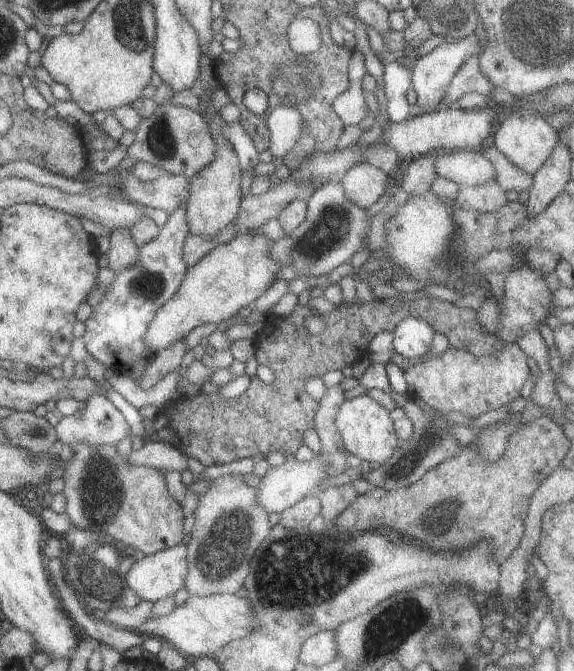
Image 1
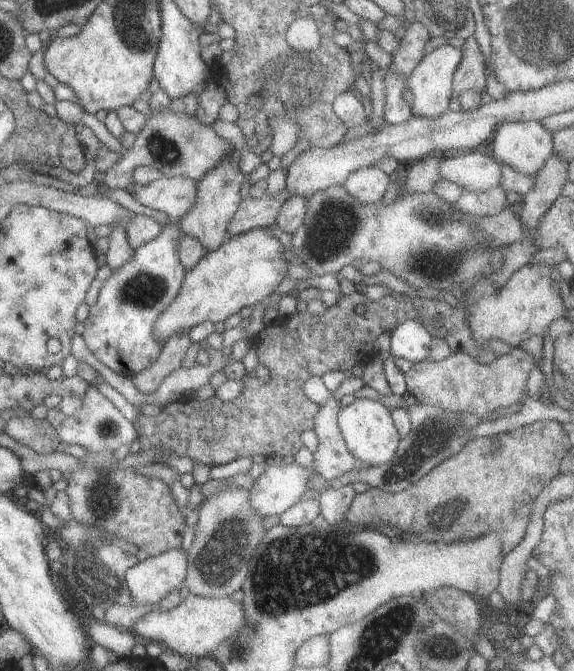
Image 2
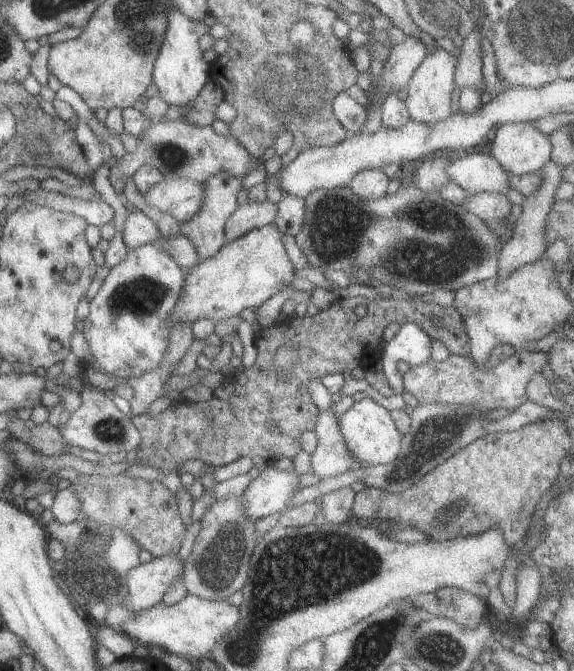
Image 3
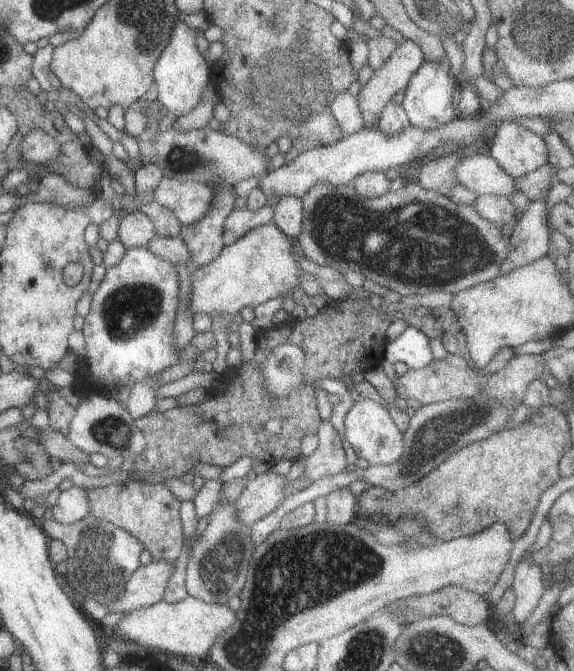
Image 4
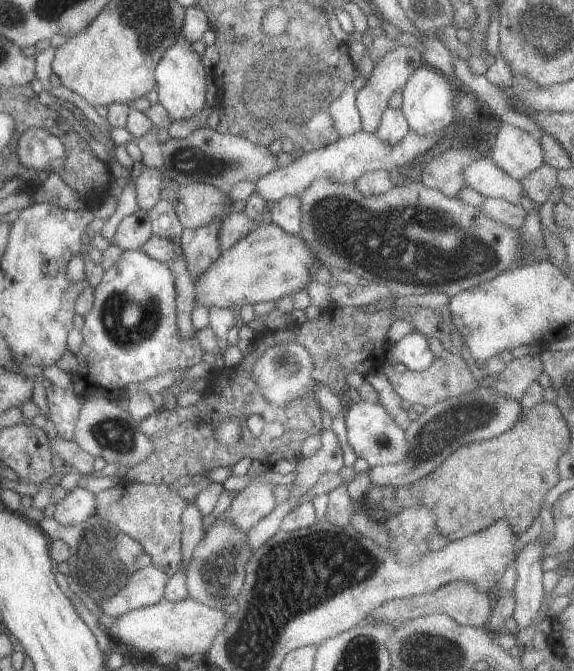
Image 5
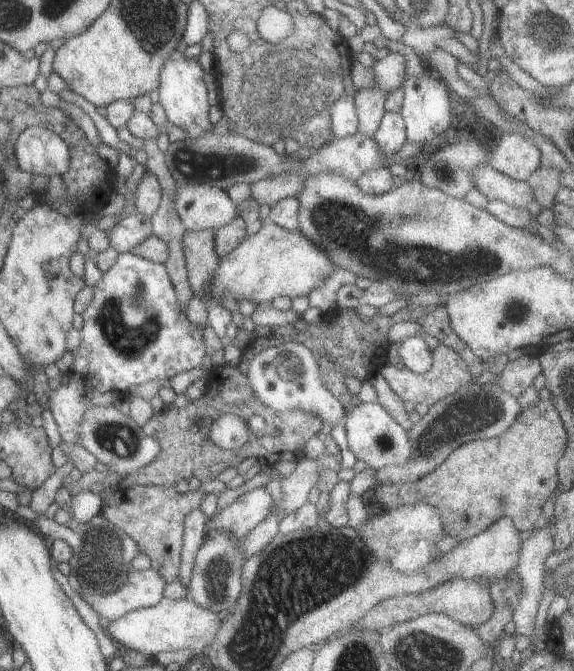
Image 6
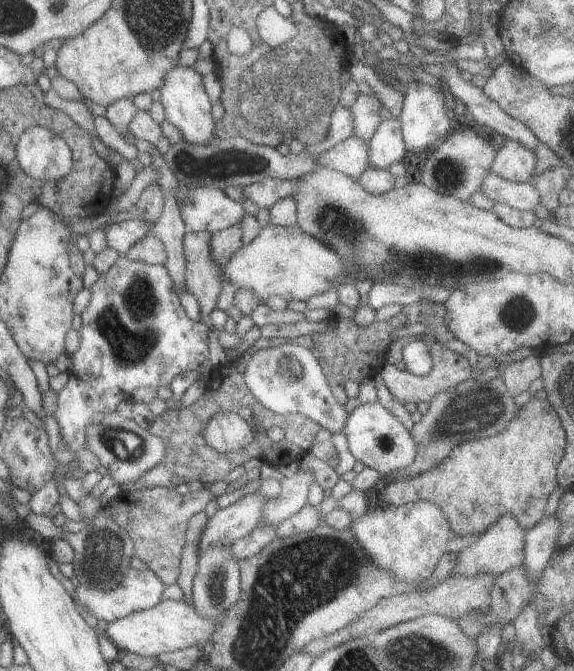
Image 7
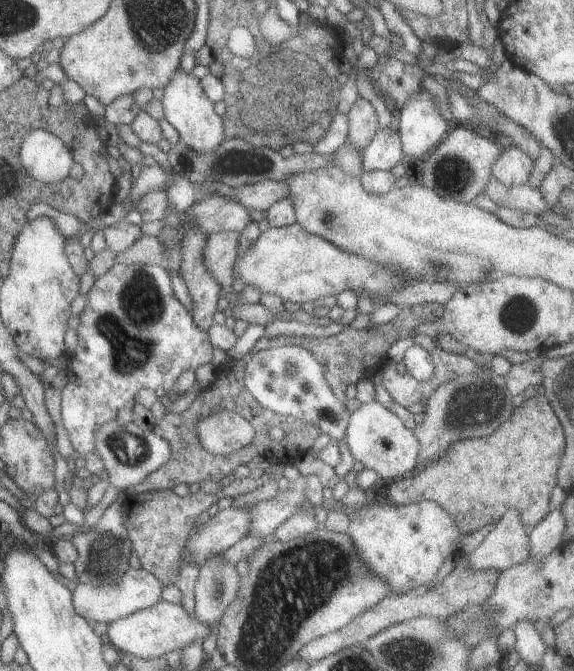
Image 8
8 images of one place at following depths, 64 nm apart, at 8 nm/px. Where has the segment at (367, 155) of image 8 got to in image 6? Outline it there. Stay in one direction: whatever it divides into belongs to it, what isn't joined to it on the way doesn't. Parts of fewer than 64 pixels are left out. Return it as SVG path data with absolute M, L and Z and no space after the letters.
M385 112L372 140L384 157L391 157L406 140L405 126L401 116L397 112Z

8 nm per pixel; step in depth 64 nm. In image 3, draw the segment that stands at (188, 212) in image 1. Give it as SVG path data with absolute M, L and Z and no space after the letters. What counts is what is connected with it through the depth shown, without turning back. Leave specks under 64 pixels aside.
M217 172L217 174L209 176L205 182L202 182L201 186L203 186L203 200L201 200L199 210L189 220L180 222L176 232L181 236L185 236L187 240L191 240L193 250L197 252L198 262L203 262L203 260L215 256L224 245L224 222L237 208L237 192L241 190L241 179L233 178L225 172Z

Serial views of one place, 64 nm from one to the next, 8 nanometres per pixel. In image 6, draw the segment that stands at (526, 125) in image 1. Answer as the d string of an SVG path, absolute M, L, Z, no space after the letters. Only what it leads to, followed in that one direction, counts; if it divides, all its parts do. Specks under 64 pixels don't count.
M502 132L497 138L488 164L500 174L515 181L524 181L539 167L539 150L534 143L516 133Z

